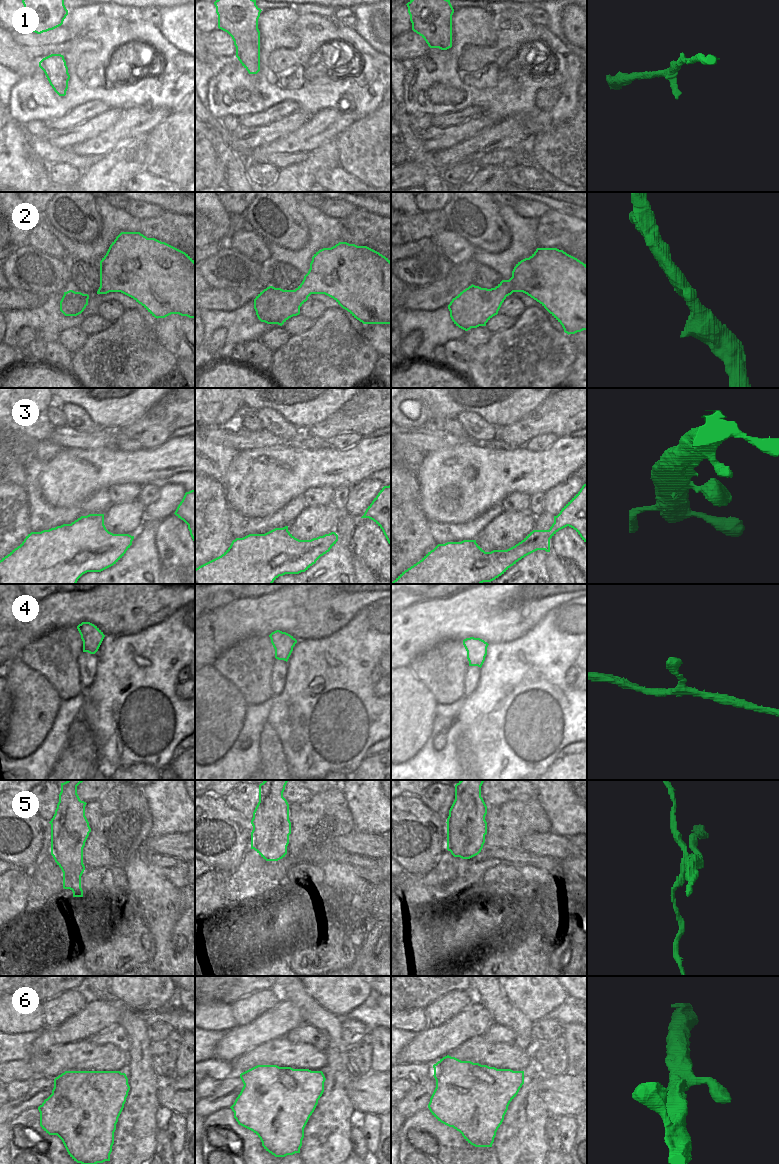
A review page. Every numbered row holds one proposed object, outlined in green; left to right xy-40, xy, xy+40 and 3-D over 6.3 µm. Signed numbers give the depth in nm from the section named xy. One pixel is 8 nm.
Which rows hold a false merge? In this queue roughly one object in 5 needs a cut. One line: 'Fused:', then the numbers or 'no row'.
Fused: 5

